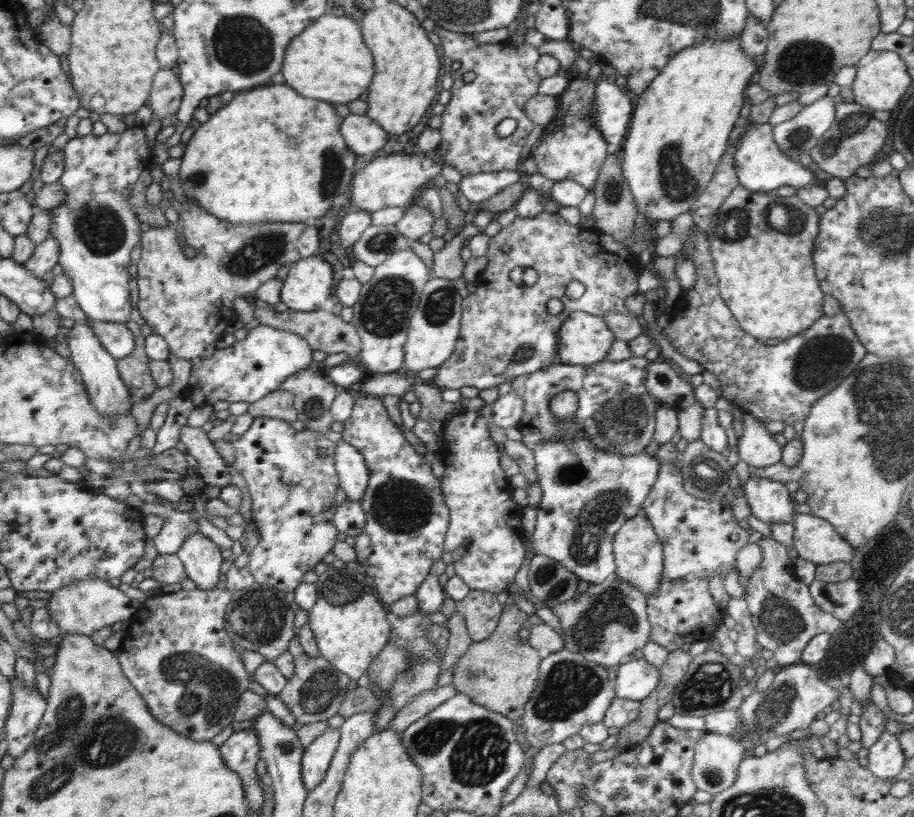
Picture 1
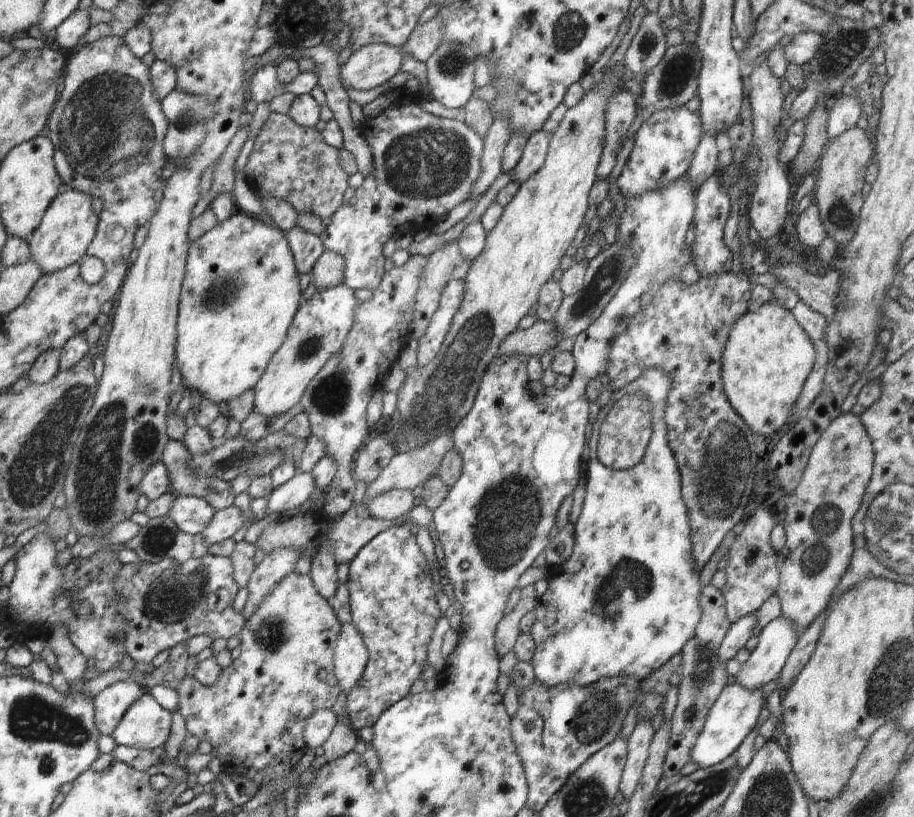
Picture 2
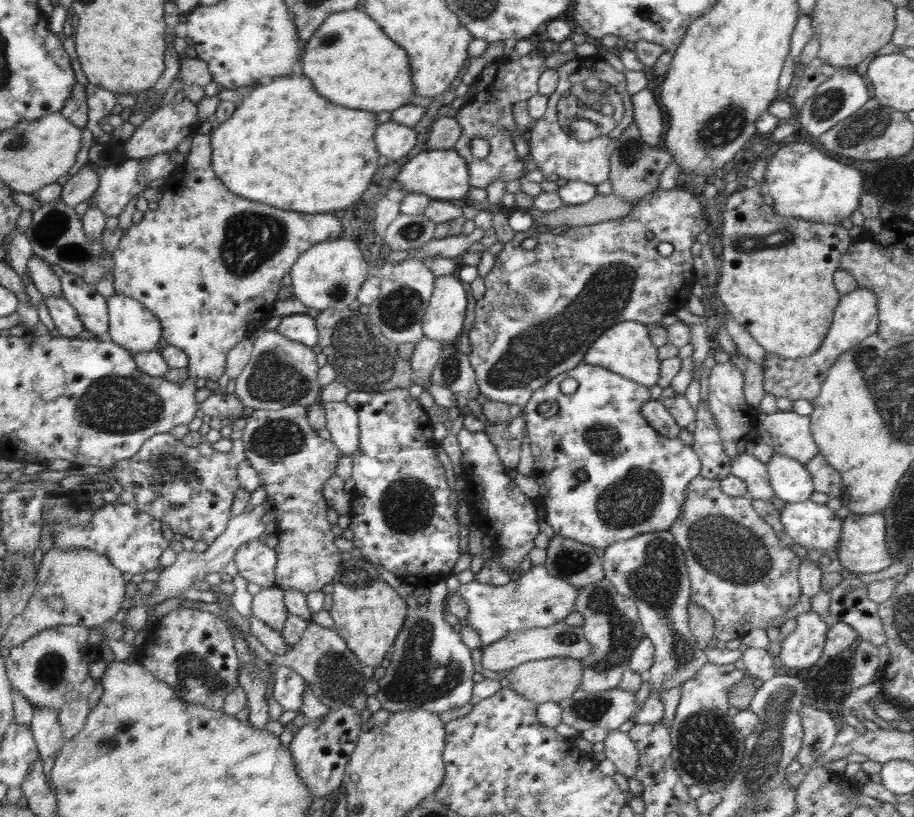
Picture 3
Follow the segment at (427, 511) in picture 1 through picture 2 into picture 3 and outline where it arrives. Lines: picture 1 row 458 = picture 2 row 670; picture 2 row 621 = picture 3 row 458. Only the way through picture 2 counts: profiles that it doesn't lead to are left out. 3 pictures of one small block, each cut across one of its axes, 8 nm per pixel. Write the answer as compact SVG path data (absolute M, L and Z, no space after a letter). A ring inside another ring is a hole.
M406 388L388 392L349 391L345 401L359 418L358 449L351 458L354 465L349 484L352 500L349 528L354 546L367 561L386 568L401 582L430 589L451 576L461 555L456 514L458 498L447 484L444 466L436 456L432 420Z

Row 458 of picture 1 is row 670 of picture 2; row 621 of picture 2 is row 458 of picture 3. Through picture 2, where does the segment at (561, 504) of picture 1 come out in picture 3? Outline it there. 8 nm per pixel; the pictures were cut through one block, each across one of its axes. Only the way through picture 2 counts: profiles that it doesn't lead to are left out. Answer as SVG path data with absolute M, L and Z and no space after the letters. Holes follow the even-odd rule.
M584 362L577 364L574 368L562 372L548 381L544 386L538 388L538 390L532 393L530 400L526 406L523 407L526 412L528 440L530 440L530 450L534 455L534 477L536 482L540 485L539 492L542 497L542 502L545 504L546 520L554 529L554 534L563 536L564 538L570 538L576 540L582 544L592 546L594 548L606 548L612 543L619 540L626 540L627 538L634 538L634 536L640 536L642 534L648 534L648 532L668 531L668 528L678 520L680 512L682 512L682 504L686 500L686 494L688 494L688 484L700 476L700 457L698 453L690 445L686 445L680 439L671 439L667 436L662 436L656 433L654 428L650 428L648 422L642 415L642 406L652 398L650 388L642 386L633 380L610 371L610 369L599 367L598 365L590 365ZM565 378L574 378L578 381L578 388L573 394L564 394L560 389L560 382ZM548 400L554 400L558 403L558 412L553 416L546 417L540 415L538 412L538 406L542 402L548 402ZM583 469L587 474L587 479L580 481L576 476L577 470Z

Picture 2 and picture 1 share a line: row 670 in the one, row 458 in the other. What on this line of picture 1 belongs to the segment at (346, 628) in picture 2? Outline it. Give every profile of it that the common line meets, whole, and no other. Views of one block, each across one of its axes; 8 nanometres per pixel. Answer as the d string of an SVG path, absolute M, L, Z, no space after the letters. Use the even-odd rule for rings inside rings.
M343 439L340 443L336 444L336 446L335 469L339 478L339 488L346 492L348 500L359 502L366 492L369 483L369 468L366 466L362 454L360 454L354 446L344 442Z

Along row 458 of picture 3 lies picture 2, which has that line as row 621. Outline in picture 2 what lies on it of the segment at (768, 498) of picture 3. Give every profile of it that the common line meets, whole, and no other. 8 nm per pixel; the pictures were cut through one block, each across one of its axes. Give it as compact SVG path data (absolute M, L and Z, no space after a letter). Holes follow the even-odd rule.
M756 613L747 614L729 626L726 636L720 643L717 654L724 664L727 664L731 658L735 658L735 654L741 648L744 648L748 639L753 636L753 630L757 624L755 616Z

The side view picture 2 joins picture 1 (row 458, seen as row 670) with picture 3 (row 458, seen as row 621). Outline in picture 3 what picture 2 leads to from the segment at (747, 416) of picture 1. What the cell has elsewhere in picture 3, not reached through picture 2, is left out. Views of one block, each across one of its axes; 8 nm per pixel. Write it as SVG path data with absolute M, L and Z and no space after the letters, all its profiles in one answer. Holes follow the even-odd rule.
M774 454L766 464L770 486L784 502L806 502L814 494L814 483L805 465L784 454Z

